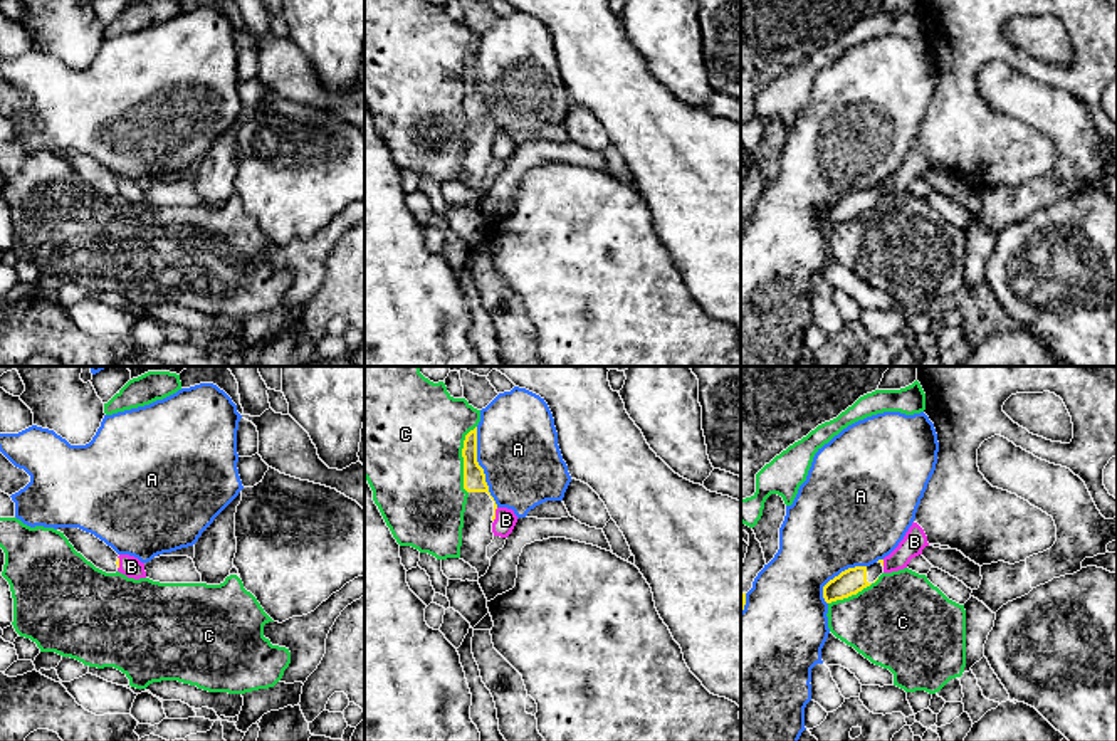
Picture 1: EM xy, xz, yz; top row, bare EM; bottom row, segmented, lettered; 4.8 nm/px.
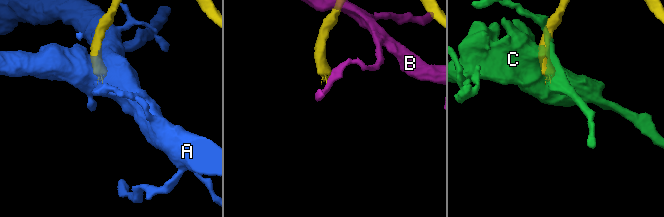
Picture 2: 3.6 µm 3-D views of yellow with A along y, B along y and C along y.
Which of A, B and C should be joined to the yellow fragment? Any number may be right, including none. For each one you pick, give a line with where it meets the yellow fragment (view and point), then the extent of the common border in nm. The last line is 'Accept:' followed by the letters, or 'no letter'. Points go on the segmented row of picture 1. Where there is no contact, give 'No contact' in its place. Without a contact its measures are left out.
Accept: no letter

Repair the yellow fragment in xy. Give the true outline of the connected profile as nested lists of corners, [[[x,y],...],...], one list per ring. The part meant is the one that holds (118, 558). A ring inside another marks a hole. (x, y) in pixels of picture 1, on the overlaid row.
[[[57,528],[57,531],[60,531],[74,546],[74,549],[81,553],[87,561],[91,561],[96,568],[106,573],[118,571],[119,554],[99,538],[79,528]]]

